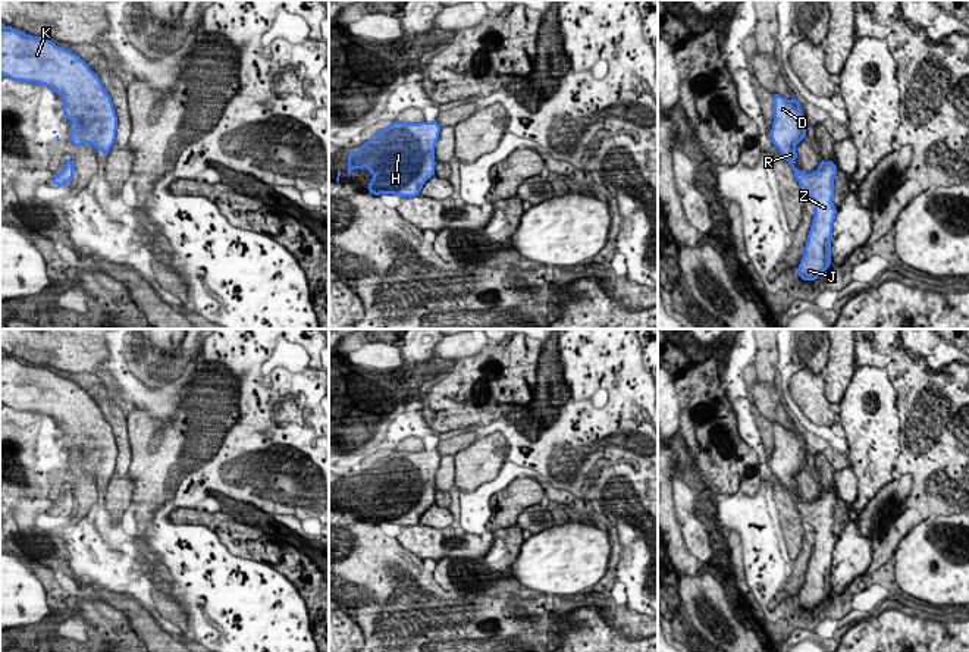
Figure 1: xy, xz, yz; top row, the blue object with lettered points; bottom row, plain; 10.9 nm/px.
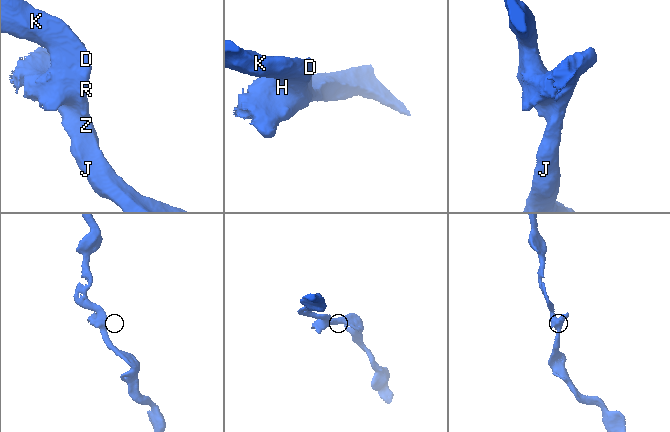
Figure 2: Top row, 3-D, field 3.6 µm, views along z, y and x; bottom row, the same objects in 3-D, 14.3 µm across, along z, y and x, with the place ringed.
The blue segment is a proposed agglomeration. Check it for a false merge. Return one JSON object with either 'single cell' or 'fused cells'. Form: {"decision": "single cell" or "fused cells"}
{"decision": "single cell"}

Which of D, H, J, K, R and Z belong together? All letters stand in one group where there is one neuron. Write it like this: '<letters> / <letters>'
D H J K R Z

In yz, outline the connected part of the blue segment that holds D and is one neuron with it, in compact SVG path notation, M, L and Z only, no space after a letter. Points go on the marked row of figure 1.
M774 94L774 122L771 140L783 157L793 166L796 179L803 194L809 194L815 203L815 216L808 235L805 254L800 260L797 275L803 280L818 279L831 260L832 222L835 220L834 178L837 166L821 159L819 169L813 173L799 170L793 162L797 159L794 147L806 137L806 126L802 119L802 104Z

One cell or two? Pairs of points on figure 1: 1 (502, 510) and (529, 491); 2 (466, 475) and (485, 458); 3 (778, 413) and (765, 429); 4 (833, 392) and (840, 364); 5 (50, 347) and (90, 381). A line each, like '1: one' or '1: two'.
1: one
2: one
3: two
4: one
5: two

